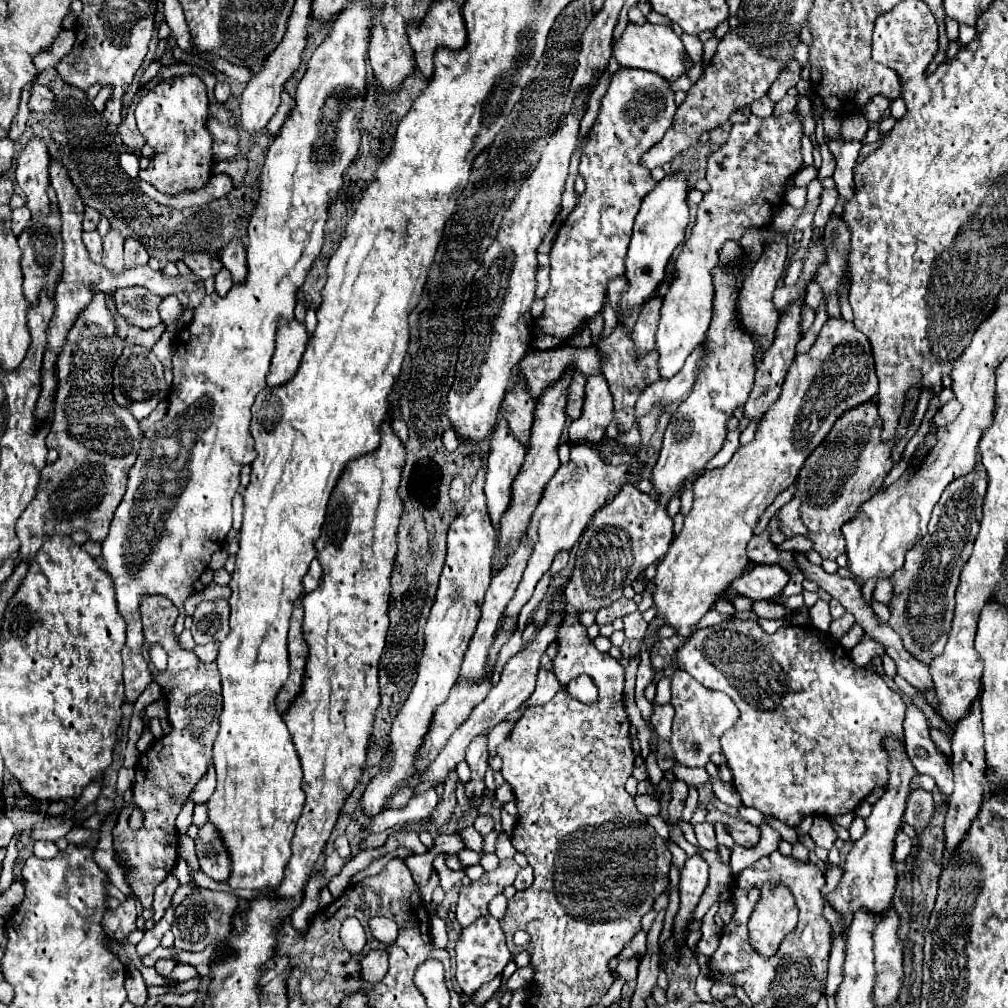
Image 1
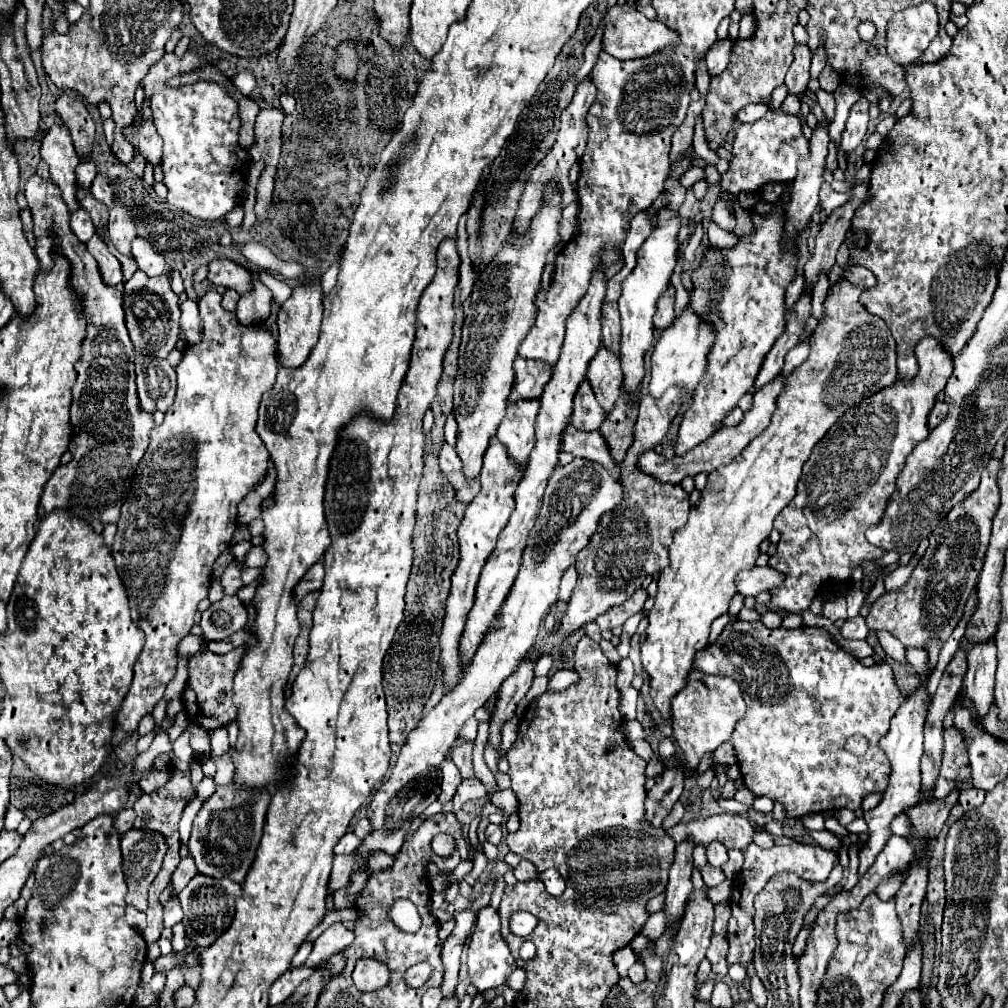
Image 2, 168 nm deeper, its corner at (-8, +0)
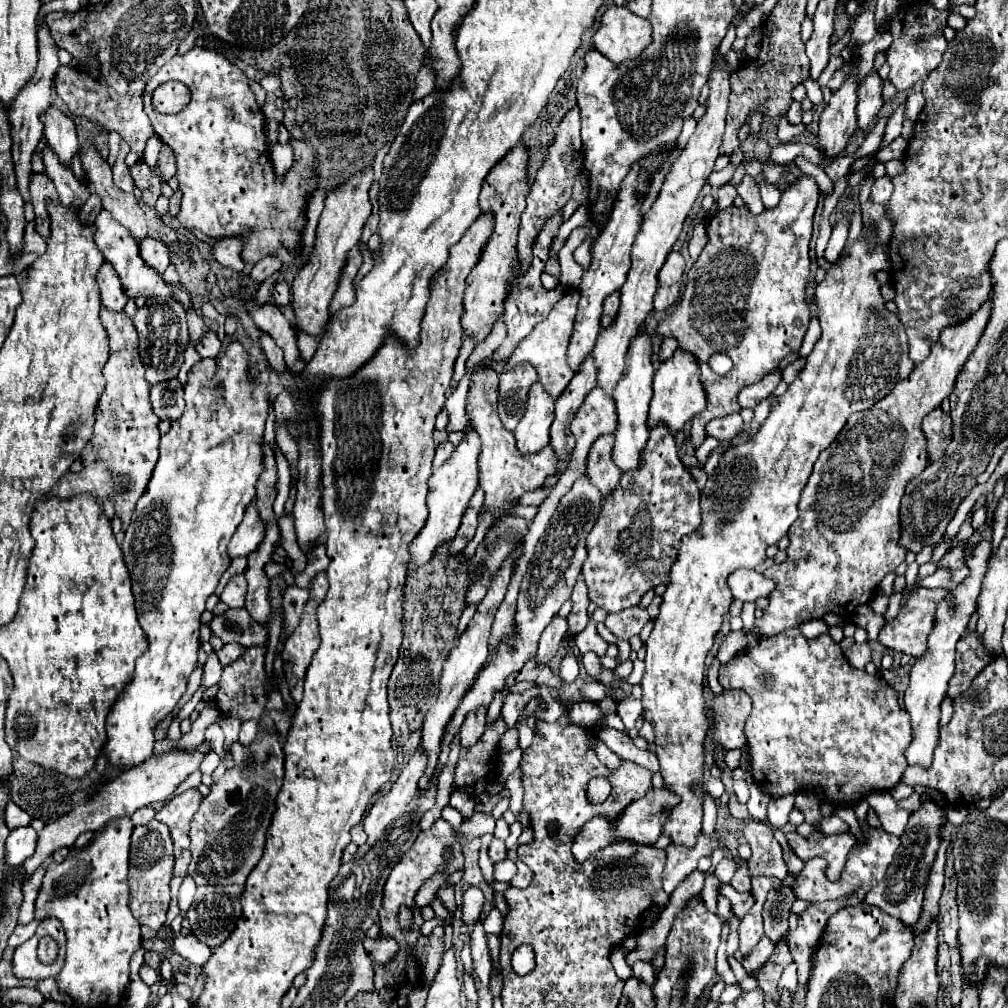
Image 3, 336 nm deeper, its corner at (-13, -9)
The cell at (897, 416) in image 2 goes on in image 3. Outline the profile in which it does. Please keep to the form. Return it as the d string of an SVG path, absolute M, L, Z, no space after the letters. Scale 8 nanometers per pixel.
M992 296L988 298L988 302L984 302L984 306L980 306L976 314L972 314L972 318L968 318L968 322L962 322L960 326L948 326L932 344L930 356L924 362L916 364L912 374L904 378L904 382L898 382L886 398L876 402L876 406L852 414L838 440L820 454L812 476L802 490L802 498L798 504L800 516L788 532L788 558L782 564L772 564L768 570L764 570L764 576L772 578L776 582L776 588L770 594L770 604L764 608L764 616L756 618L754 622L760 638L776 636L782 630L800 626L802 622L808 622L812 618L824 618L828 612L840 614L842 618L852 616L858 606L868 604L868 600L876 594L880 580L888 572L896 570L900 562L904 562L906 550L902 550L902 546L898 544L900 500L908 482L924 472L928 464L922 418L938 408L942 400L952 392L956 376L964 368L964 362L972 354L988 324L992 310L990 302Z

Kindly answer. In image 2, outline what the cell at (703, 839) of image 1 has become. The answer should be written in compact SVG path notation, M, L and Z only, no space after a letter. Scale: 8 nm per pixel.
M713 841L711 845L707 845L707 861L713 867L721 867L727 863L727 847L719 845L717 841Z

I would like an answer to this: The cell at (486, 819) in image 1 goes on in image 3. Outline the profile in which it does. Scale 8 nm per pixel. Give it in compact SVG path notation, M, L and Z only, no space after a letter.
M492 840L492 844L490 844L490 850L488 850L488 854L490 854L490 860L496 864L496 862L502 862L502 860L506 860L508 858L508 850L506 850L506 844L502 842L502 840Z

